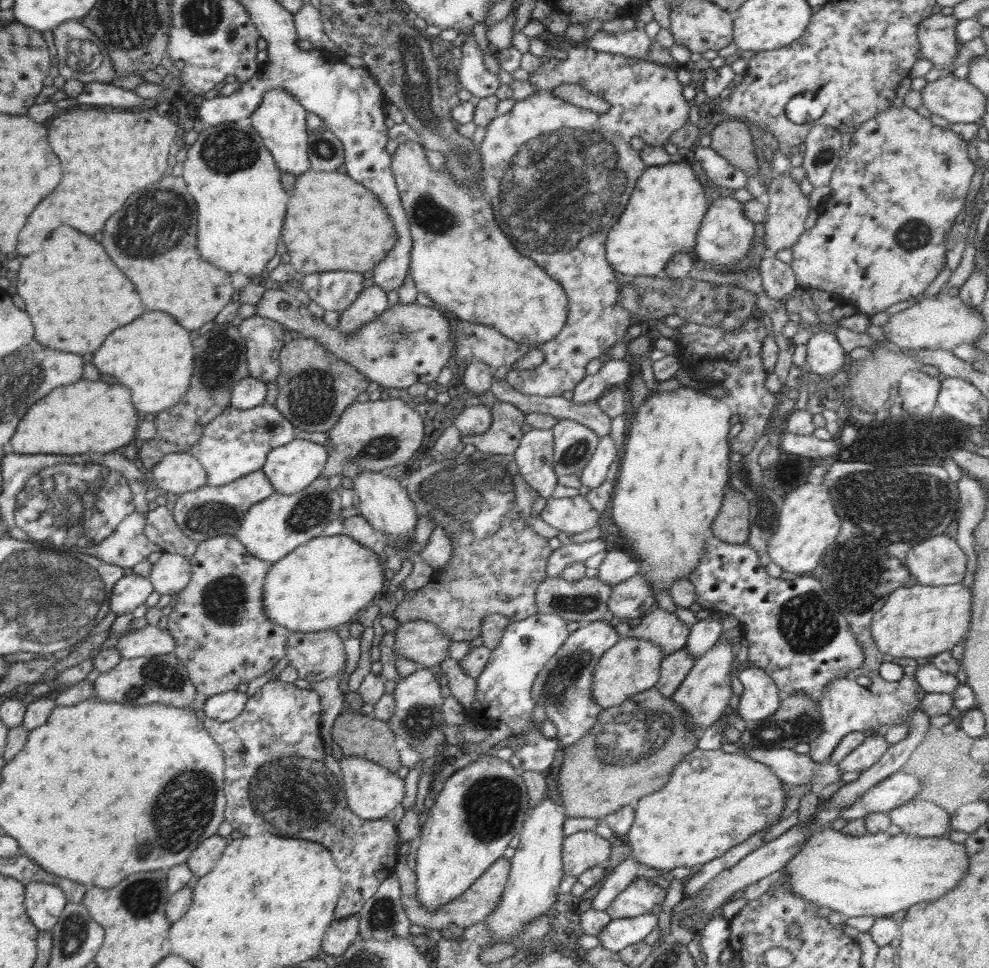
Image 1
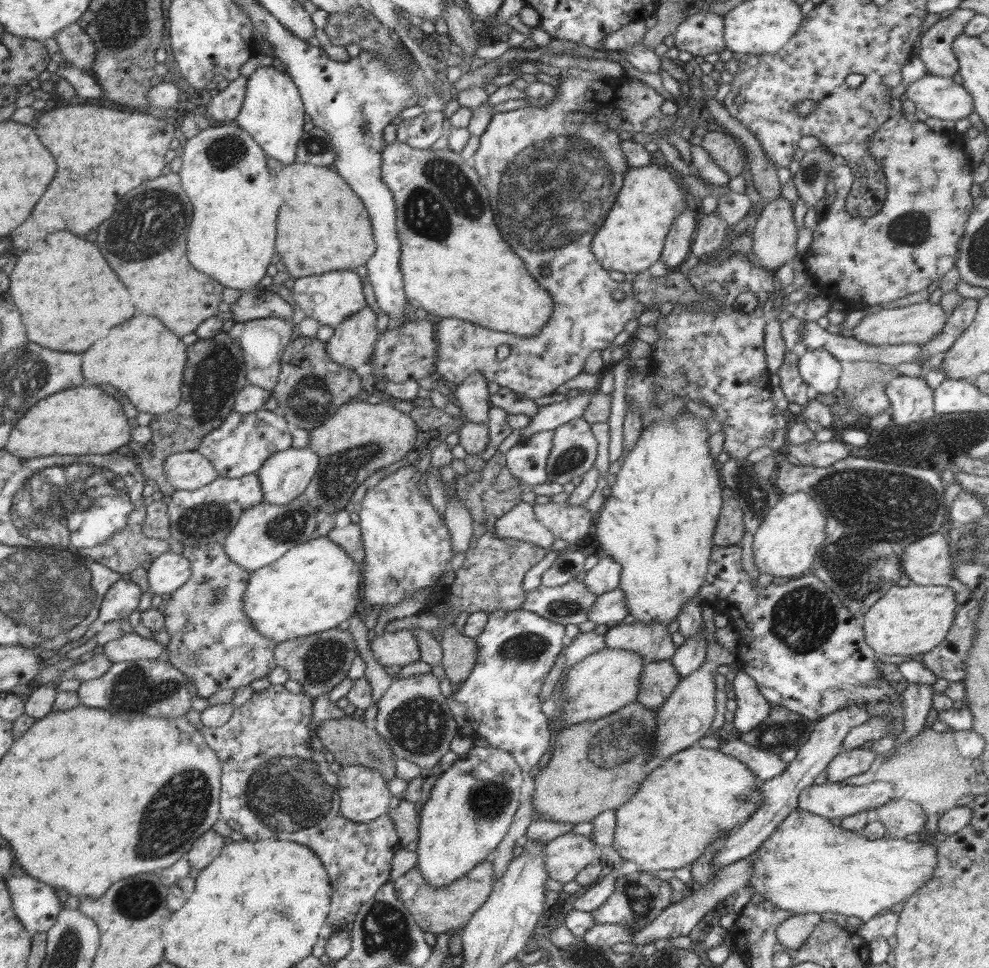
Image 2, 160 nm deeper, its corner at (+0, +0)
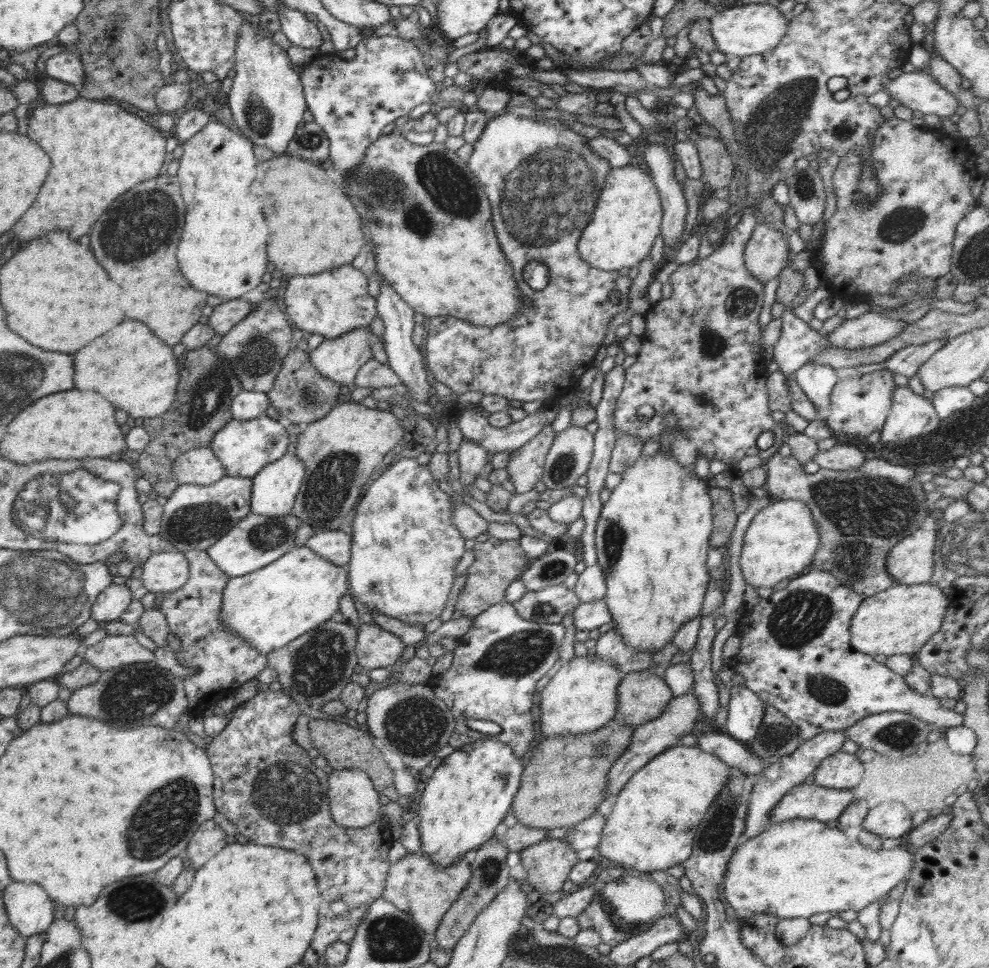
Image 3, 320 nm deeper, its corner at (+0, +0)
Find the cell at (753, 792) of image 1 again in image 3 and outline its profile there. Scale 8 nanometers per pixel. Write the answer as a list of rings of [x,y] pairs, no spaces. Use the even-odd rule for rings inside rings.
[[[671,746],[644,765],[621,788],[612,810],[602,830],[602,838],[597,846],[597,858],[609,858],[623,868],[651,873],[666,871],[671,866],[681,865],[692,854],[692,841],[704,814],[719,797],[719,792],[727,787],[730,766],[720,758],[694,746]]]

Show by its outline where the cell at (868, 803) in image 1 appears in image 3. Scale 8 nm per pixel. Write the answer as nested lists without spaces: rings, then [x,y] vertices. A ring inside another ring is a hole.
[[[802,783],[789,789],[776,803],[770,821],[774,825],[800,818],[827,823],[840,818],[854,800],[853,790],[848,788],[836,790]]]

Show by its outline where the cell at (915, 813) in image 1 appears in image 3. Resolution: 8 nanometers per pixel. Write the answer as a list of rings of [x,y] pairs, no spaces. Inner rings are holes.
[[[898,802],[880,803],[869,810],[861,826],[883,839],[900,838],[913,828],[913,815]]]

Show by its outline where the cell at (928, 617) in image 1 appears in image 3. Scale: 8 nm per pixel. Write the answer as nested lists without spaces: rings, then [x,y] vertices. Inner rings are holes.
[[[928,583],[894,585],[879,593],[863,597],[850,623],[850,644],[855,651],[872,655],[916,654],[930,637],[939,631],[951,597],[938,586]]]

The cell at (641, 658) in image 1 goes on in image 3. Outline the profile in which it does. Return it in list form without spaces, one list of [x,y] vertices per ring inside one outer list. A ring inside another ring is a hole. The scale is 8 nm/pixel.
[[[597,655],[575,656],[563,663],[540,694],[542,740],[587,734],[613,720],[618,710],[618,686],[624,676],[611,660],[602,660]]]

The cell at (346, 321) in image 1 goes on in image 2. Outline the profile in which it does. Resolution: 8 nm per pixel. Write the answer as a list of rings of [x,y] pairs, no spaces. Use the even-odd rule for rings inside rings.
[[[366,305],[360,312],[345,318],[334,330],[334,335],[326,343],[326,352],[334,362],[347,366],[348,368],[358,368],[362,364],[369,364],[376,339],[378,339],[379,330],[377,329],[377,316]]]

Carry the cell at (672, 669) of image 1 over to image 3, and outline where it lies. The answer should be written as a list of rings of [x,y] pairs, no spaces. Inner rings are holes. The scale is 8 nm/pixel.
[[[644,670],[625,675],[618,686],[618,710],[613,720],[628,727],[638,727],[649,721],[659,718],[674,695],[670,687],[666,685],[664,678],[656,676],[655,670]]]

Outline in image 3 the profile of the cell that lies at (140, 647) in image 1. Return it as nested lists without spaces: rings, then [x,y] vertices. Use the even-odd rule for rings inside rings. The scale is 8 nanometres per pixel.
[[[106,635],[89,647],[83,647],[80,653],[84,653],[83,662],[87,662],[96,669],[104,672],[120,665],[138,662],[155,662],[154,652],[140,645],[130,636]]]

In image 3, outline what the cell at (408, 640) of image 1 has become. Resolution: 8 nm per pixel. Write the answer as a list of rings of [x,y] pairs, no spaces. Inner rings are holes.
[[[361,624],[357,628],[355,653],[362,671],[389,667],[407,647],[395,634],[374,624]]]

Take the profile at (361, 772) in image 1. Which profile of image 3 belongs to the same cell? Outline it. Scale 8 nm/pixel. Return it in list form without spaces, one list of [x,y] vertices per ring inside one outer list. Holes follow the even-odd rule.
[[[340,769],[328,776],[328,800],[330,813],[336,825],[345,828],[364,828],[379,820],[383,807],[379,803],[380,793],[373,787],[370,777],[362,770]]]

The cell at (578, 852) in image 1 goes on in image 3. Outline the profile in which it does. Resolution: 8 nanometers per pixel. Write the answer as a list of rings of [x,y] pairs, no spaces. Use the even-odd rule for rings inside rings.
[[[544,838],[520,851],[520,862],[526,870],[526,880],[534,890],[558,892],[569,878],[568,873],[580,859],[578,852],[563,840]]]

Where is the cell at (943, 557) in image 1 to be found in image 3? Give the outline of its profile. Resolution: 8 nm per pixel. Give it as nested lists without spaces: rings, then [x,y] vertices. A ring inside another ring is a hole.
[[[928,517],[924,526],[905,536],[893,546],[886,557],[885,567],[898,585],[928,583],[933,573],[939,522]]]

